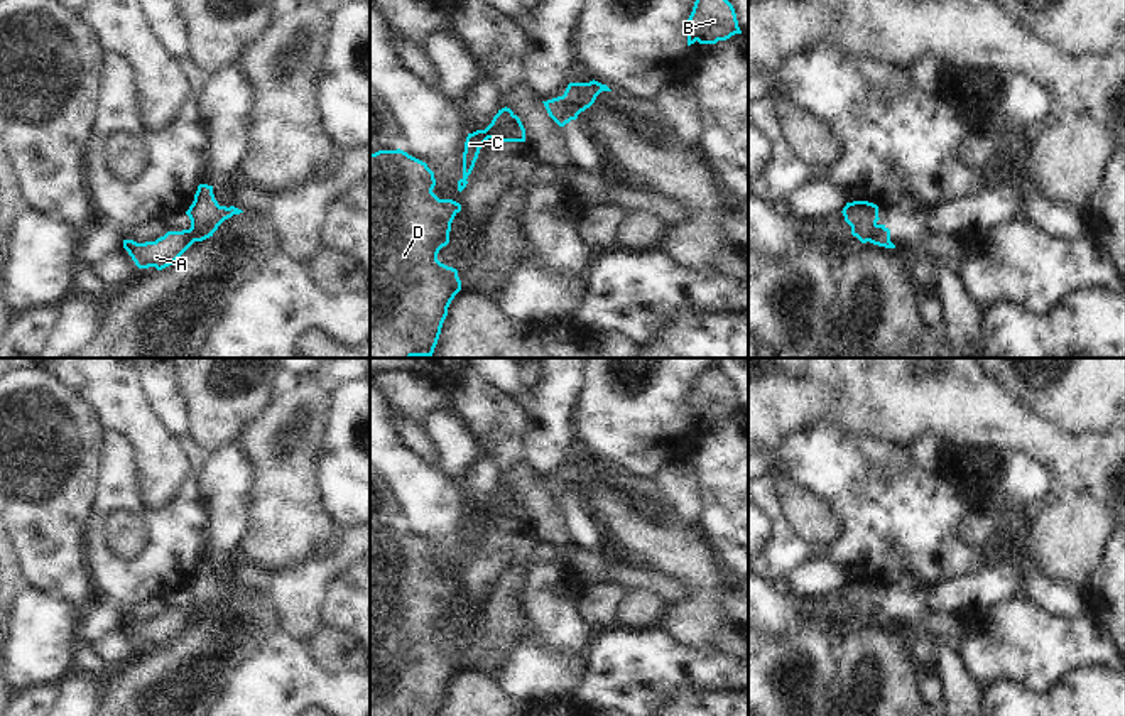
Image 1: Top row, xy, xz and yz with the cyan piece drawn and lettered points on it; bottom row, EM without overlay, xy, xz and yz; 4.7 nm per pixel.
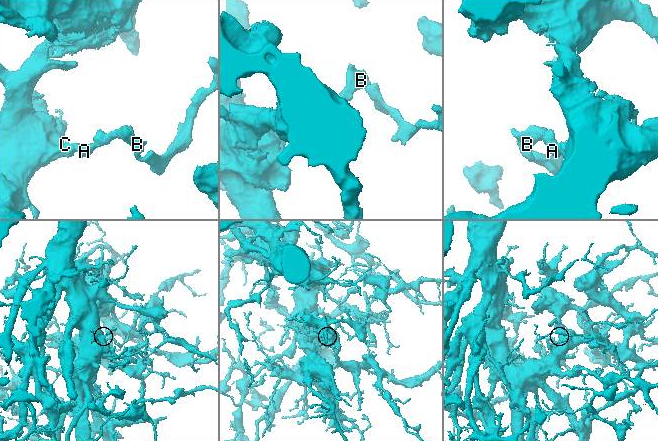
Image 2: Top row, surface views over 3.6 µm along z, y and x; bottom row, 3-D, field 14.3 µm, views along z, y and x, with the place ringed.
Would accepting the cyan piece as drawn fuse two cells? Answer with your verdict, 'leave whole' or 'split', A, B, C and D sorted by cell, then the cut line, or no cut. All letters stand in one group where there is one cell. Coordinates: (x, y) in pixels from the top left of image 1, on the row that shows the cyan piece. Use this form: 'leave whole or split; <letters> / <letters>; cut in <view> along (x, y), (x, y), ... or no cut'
leave whole; A B C D; no cut

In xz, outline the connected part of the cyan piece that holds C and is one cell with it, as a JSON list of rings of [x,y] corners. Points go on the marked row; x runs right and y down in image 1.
[[[505,106],[498,110],[485,130],[468,133],[463,152],[463,177],[458,181],[459,193],[466,187],[466,179],[475,167],[480,149],[488,138],[498,138],[502,142],[525,142],[525,128],[520,118]]]

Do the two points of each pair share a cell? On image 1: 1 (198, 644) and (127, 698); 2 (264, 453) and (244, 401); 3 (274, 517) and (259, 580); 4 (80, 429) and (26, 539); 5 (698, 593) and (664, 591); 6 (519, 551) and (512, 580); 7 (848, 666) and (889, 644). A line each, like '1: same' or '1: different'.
1: same
2: different
3: different
4: same
5: different
6: different
7: same

